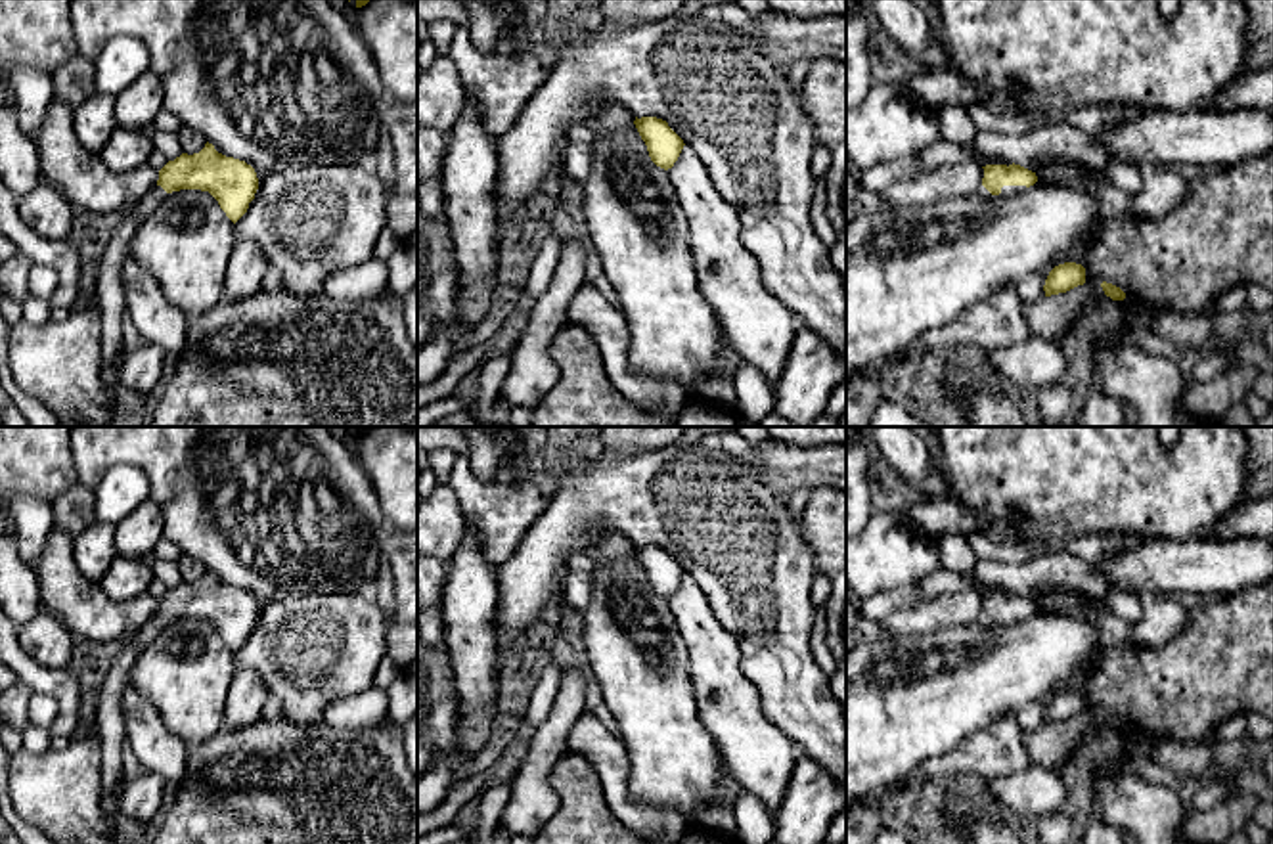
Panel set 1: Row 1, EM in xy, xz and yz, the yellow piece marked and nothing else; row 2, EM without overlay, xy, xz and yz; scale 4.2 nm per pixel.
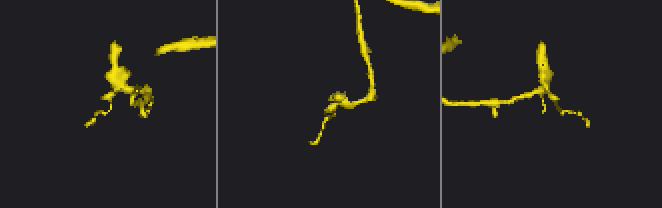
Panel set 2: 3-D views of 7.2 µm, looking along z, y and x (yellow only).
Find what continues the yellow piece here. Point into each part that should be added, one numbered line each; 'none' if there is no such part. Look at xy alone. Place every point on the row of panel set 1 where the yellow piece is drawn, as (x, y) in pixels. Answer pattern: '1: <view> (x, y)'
1: xy (110, 293)

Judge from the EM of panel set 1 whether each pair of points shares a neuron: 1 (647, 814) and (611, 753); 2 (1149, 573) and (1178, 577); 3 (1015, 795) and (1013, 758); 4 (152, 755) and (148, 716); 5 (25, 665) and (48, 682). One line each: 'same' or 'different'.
1: same
2: same
3: different
4: same
5: same

